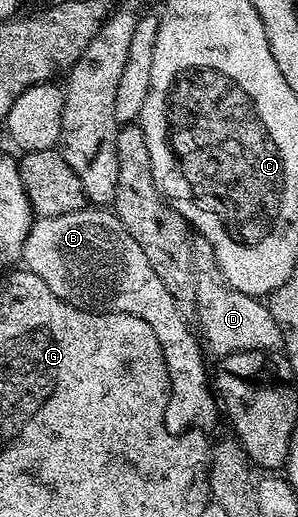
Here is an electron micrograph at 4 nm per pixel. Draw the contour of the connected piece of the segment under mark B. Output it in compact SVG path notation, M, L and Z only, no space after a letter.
M87 208L68 212L64 216L48 216L31 221L30 231L24 240L21 261L25 269L40 276L44 284L48 284L48 288L52 288L52 292L60 296L60 300L81 310L140 316L140 320L144 320L144 324L148 324L148 328L156 332L156 340L160 340L166 367L170 373L170 399L164 408L164 424L169 430L185 432L197 428L203 432L210 432L210 429L217 424L218 414L220 418L220 406L216 401L208 370L206 374L207 355L204 353L203 343L195 327L191 323L191 327L186 323L186 318L182 315L183 307L172 296L172 292L164 288L164 280L156 276L152 264L148 264L148 256L144 256L144 248L140 248L140 244L132 240L124 224L120 224L118 217L109 209Z

